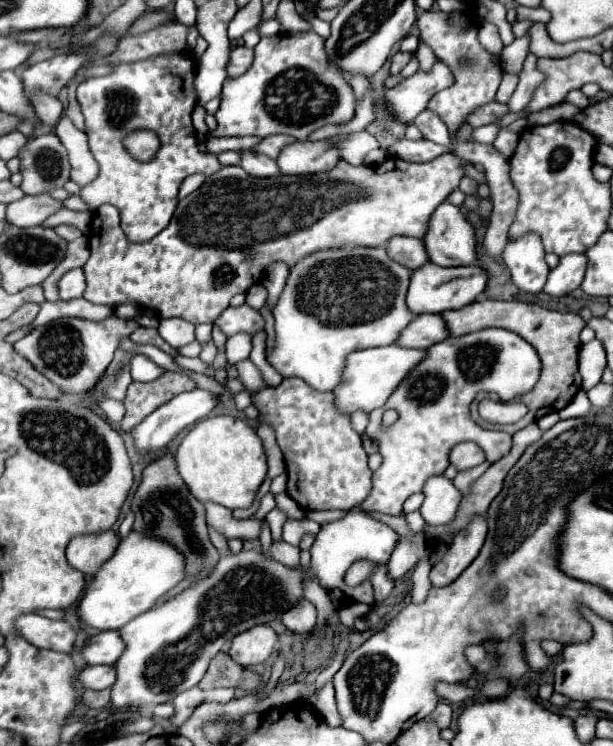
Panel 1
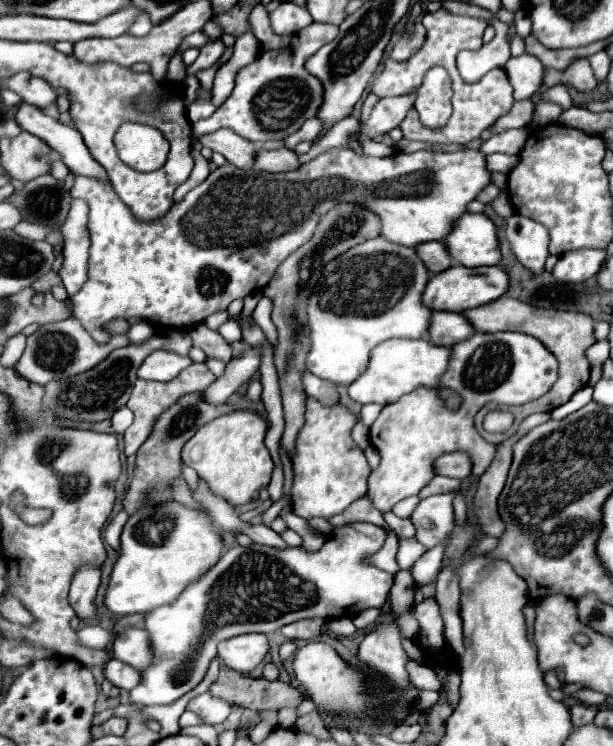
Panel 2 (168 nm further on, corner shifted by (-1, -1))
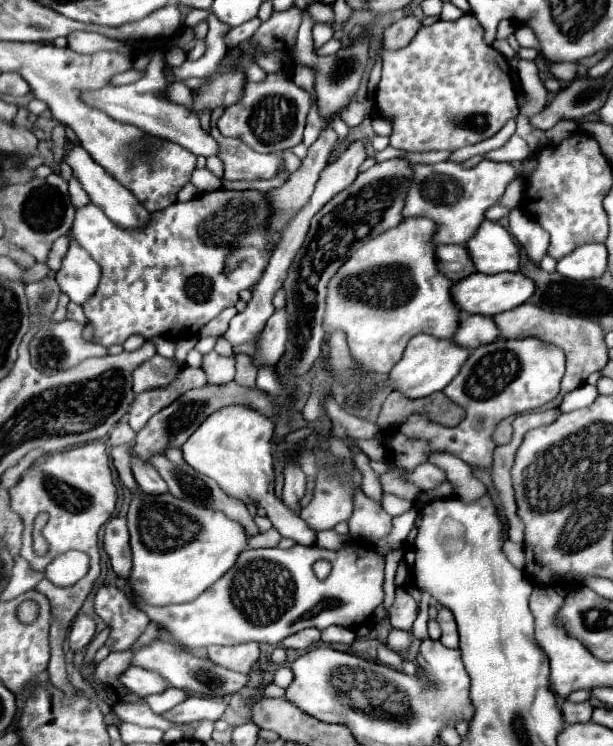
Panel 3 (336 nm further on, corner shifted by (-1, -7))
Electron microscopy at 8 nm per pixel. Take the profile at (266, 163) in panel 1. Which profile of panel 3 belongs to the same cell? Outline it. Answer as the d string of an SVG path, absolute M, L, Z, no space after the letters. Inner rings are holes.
M154 51L152 61L146 67L146 75L140 81L136 81L132 85L124 85L124 87L108 85L98 91L90 91L90 93L86 93L86 101L92 107L108 113L112 119L116 119L120 123L130 123L134 127L140 127L146 133L156 133L156 137L160 137L160 139L168 139L168 141L174 141L174 143L186 147L196 157L198 155L204 155L204 157L218 155L218 141L202 129L198 117L194 113L190 113L186 107L172 103L166 97L166 89L170 87L170 83L166 81L166 77L162 73L164 65L166 65L164 53Z

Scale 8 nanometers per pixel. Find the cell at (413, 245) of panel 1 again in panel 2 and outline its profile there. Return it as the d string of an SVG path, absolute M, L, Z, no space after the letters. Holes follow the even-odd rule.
M444 241L422 243L416 251L420 253L420 259L424 261L424 265L428 267L430 273L440 273L440 271L446 271L448 267L454 265L452 257L448 255L448 249L446 249Z

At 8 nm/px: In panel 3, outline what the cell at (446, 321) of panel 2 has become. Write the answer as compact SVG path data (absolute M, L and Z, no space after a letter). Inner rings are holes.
M470 315L460 319L460 329L456 329L452 341L464 349L476 349L480 345L492 343L498 339L498 329L490 317Z

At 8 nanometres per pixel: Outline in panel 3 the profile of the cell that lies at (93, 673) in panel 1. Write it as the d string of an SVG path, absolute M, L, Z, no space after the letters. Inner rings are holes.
M140 667L126 669L126 673L120 675L120 683L138 697L160 693L162 689L168 687L168 683L160 675L146 671L146 669L140 669Z

